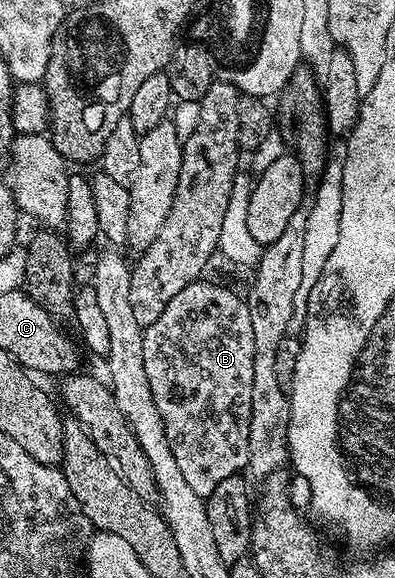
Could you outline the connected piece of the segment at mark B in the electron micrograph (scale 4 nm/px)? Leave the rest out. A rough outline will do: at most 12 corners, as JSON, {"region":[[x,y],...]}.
{"region":[[188,284],[142,331],[176,464],[205,499],[249,464],[252,319]]}

